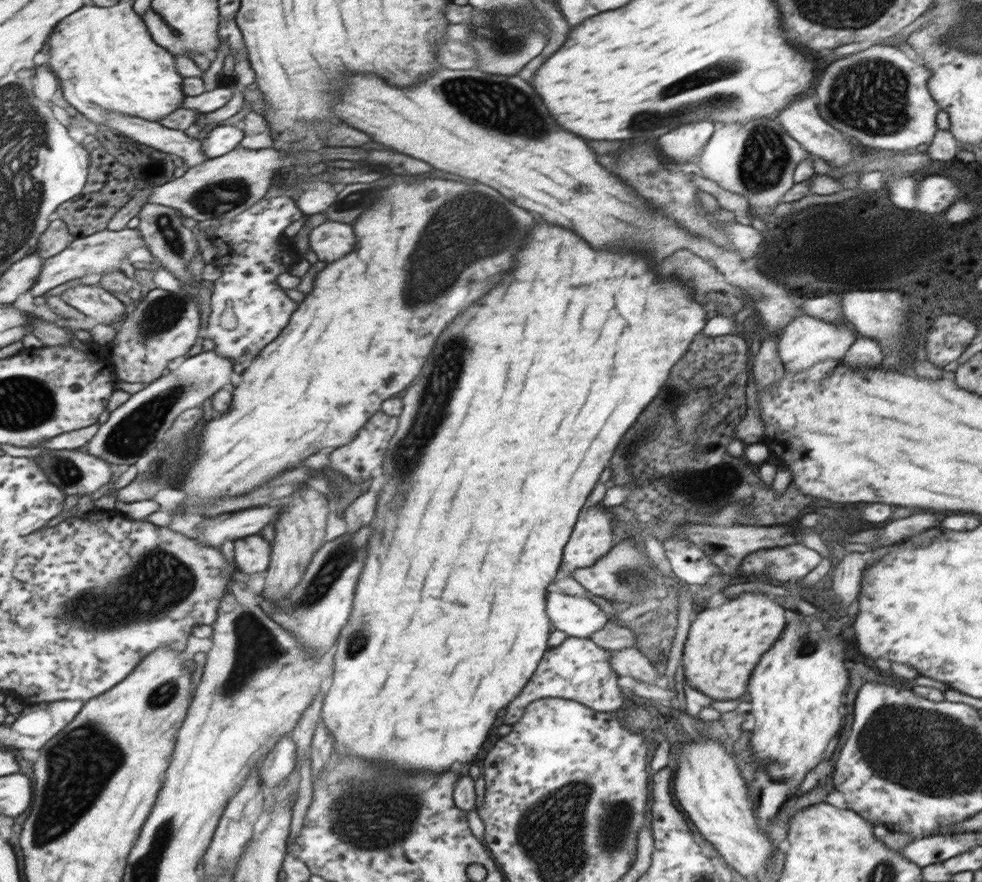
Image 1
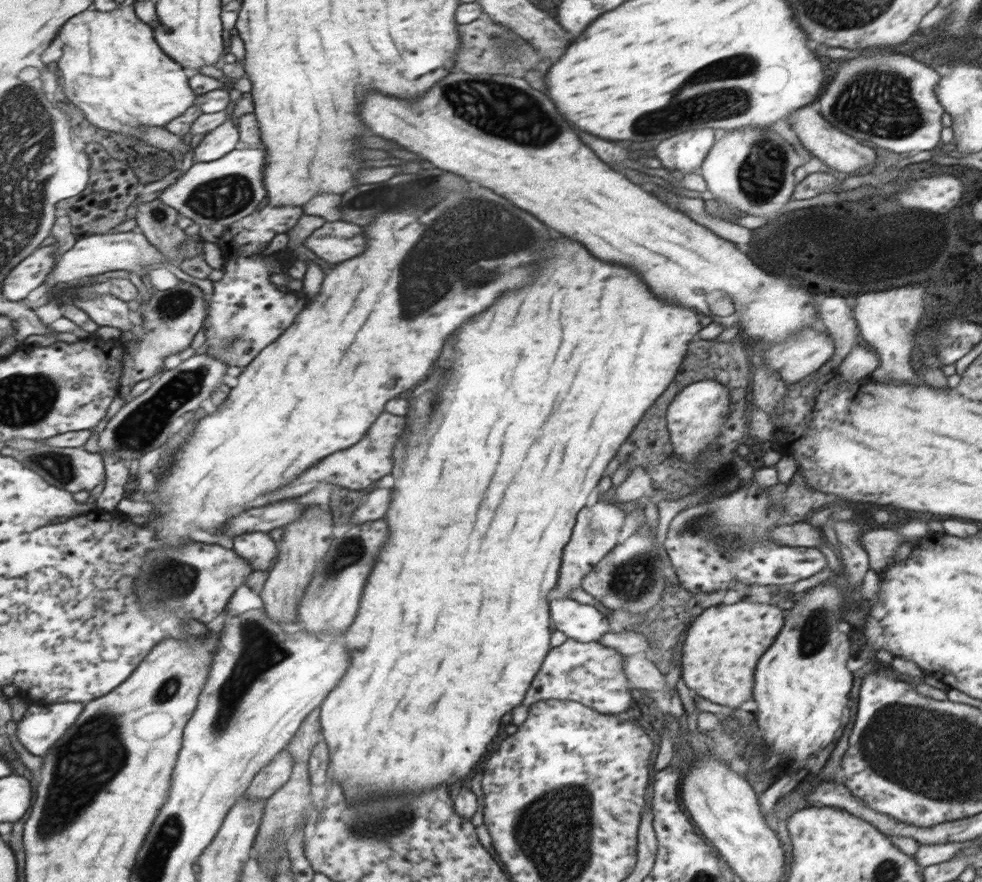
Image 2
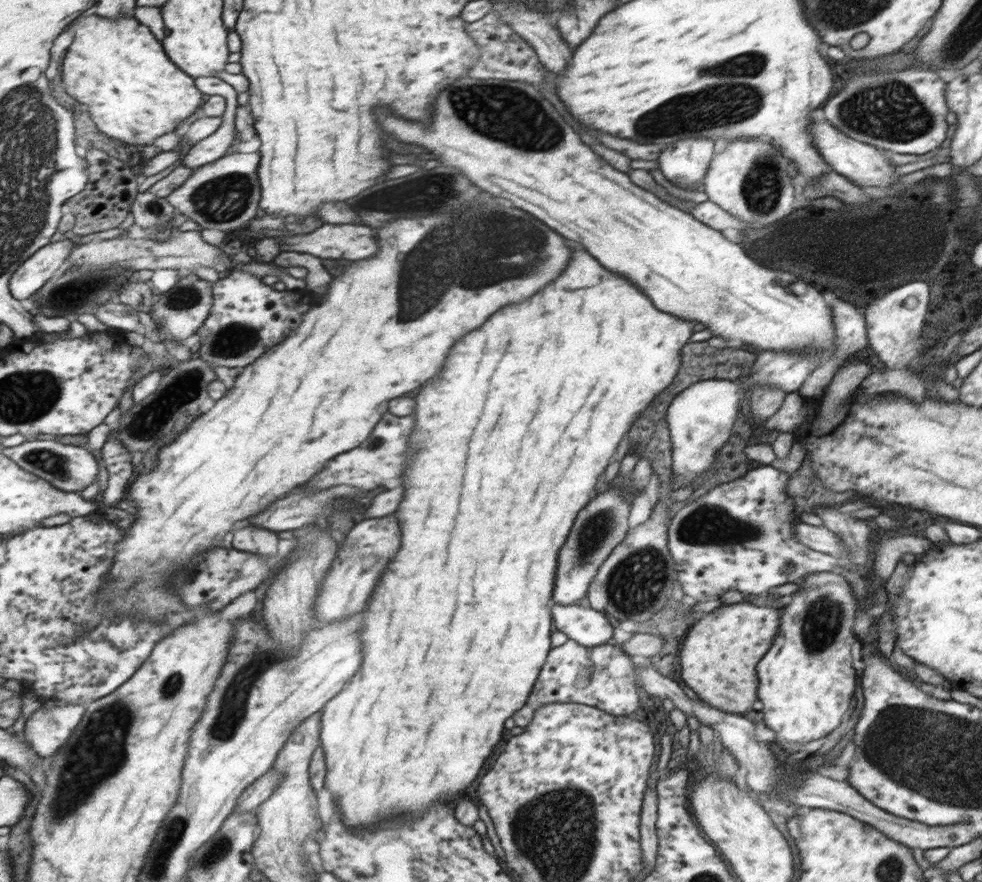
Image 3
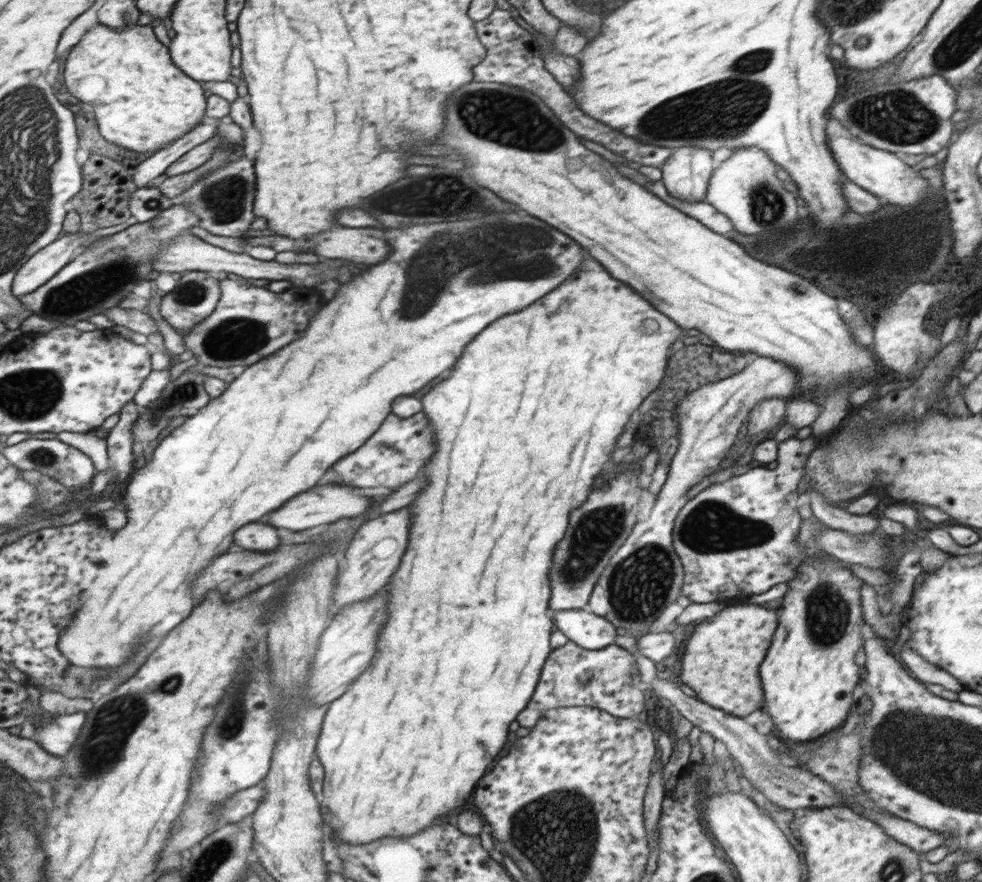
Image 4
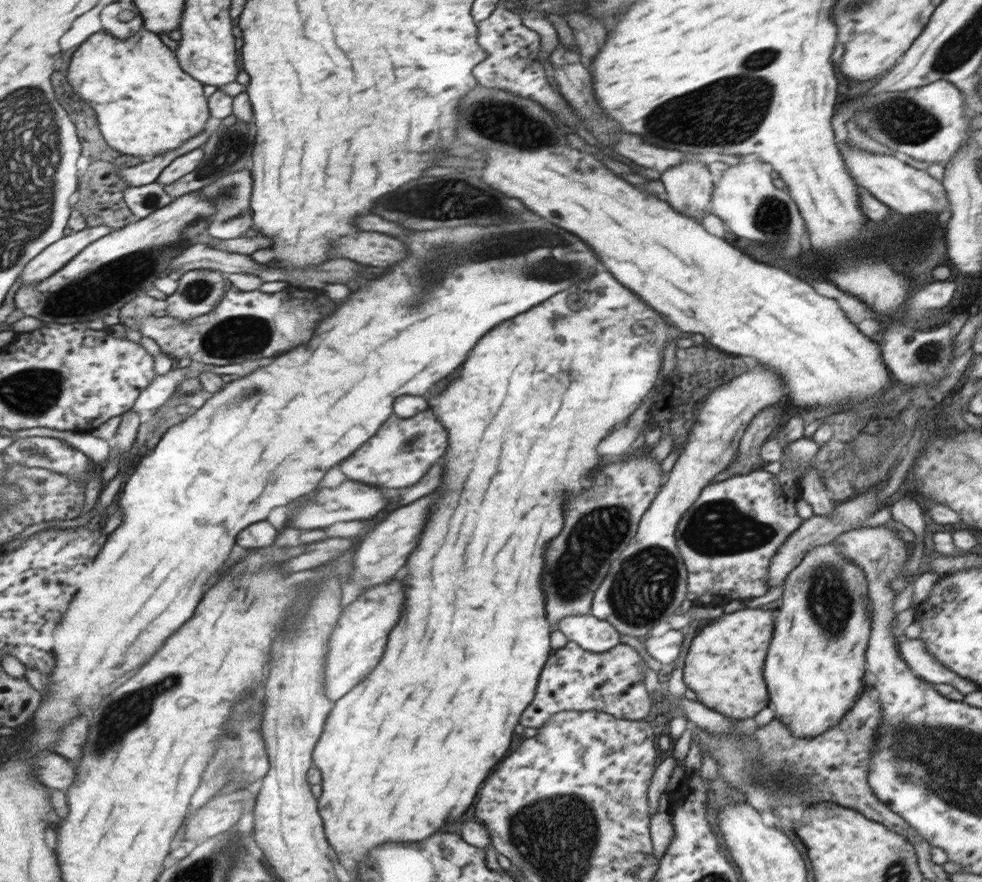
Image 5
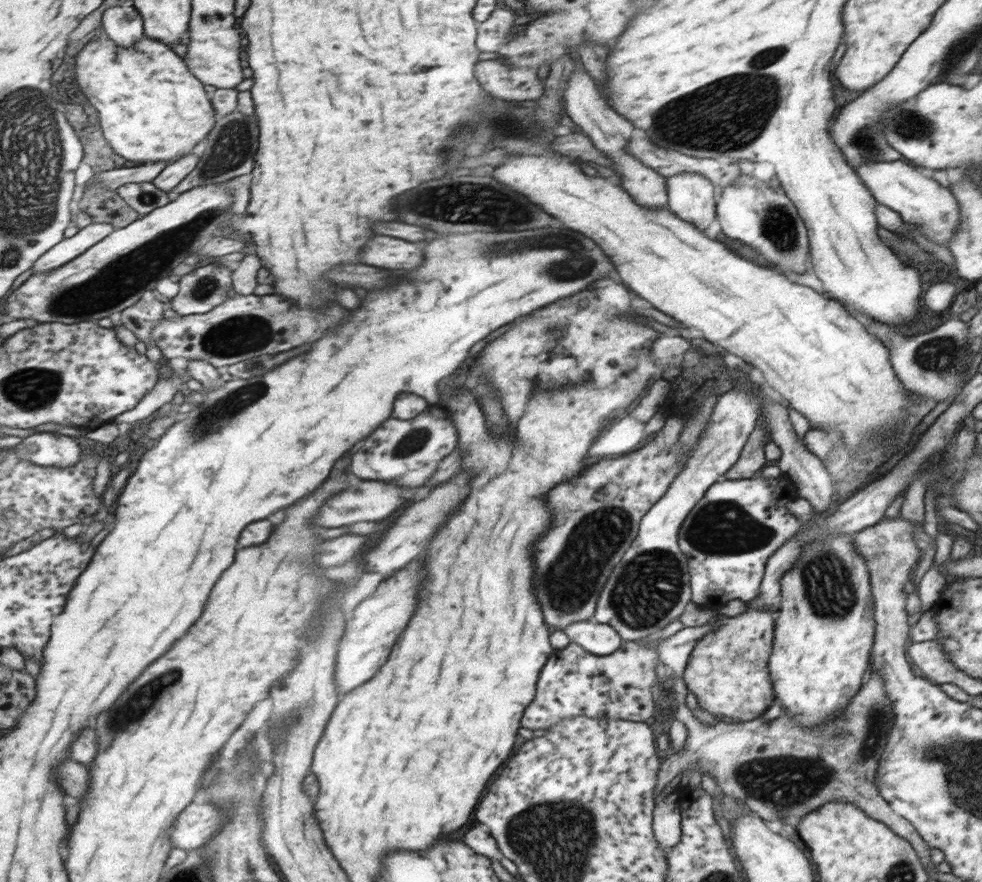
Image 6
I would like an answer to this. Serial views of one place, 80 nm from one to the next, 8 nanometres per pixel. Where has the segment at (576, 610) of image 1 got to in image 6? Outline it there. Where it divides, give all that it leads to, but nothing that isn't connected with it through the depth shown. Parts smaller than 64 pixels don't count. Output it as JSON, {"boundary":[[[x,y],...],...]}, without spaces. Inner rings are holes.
{"boundary":[[[592,619],[573,621],[563,632],[570,642],[597,656],[608,656],[618,651],[624,641],[612,626],[598,624]]]}

